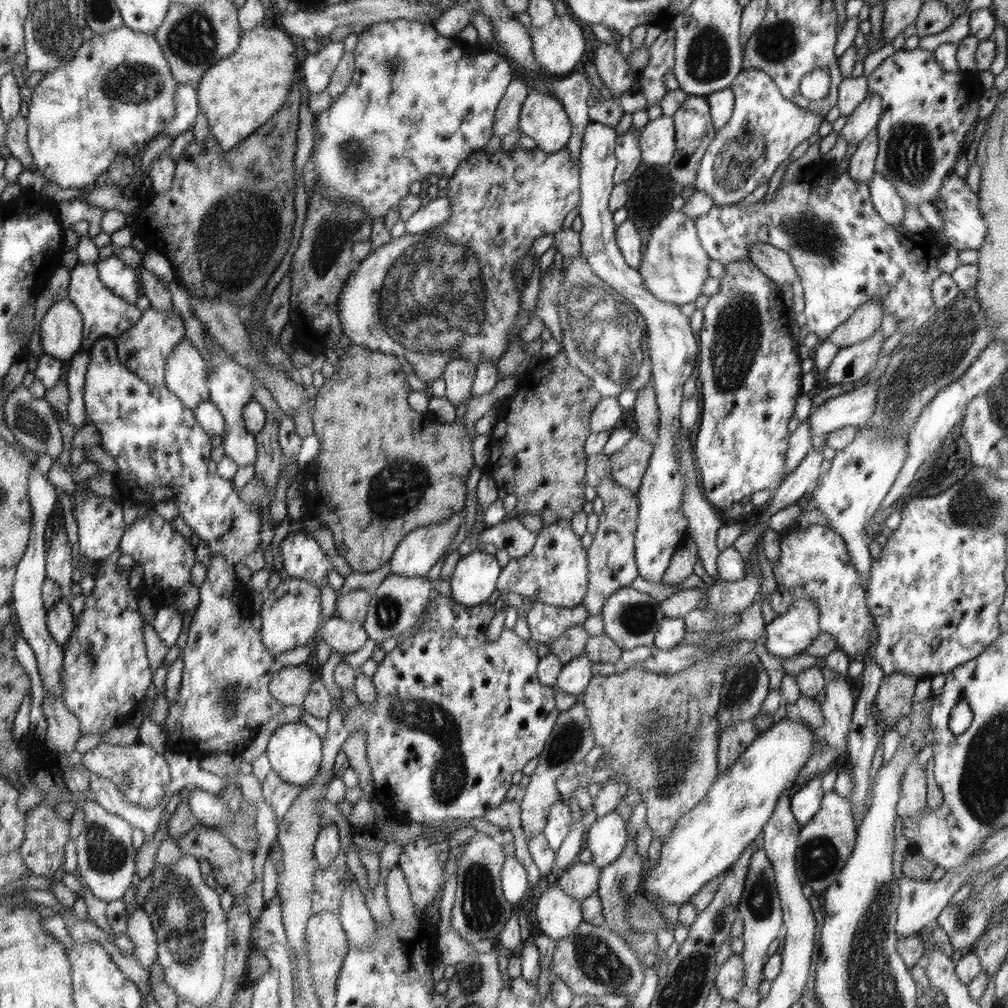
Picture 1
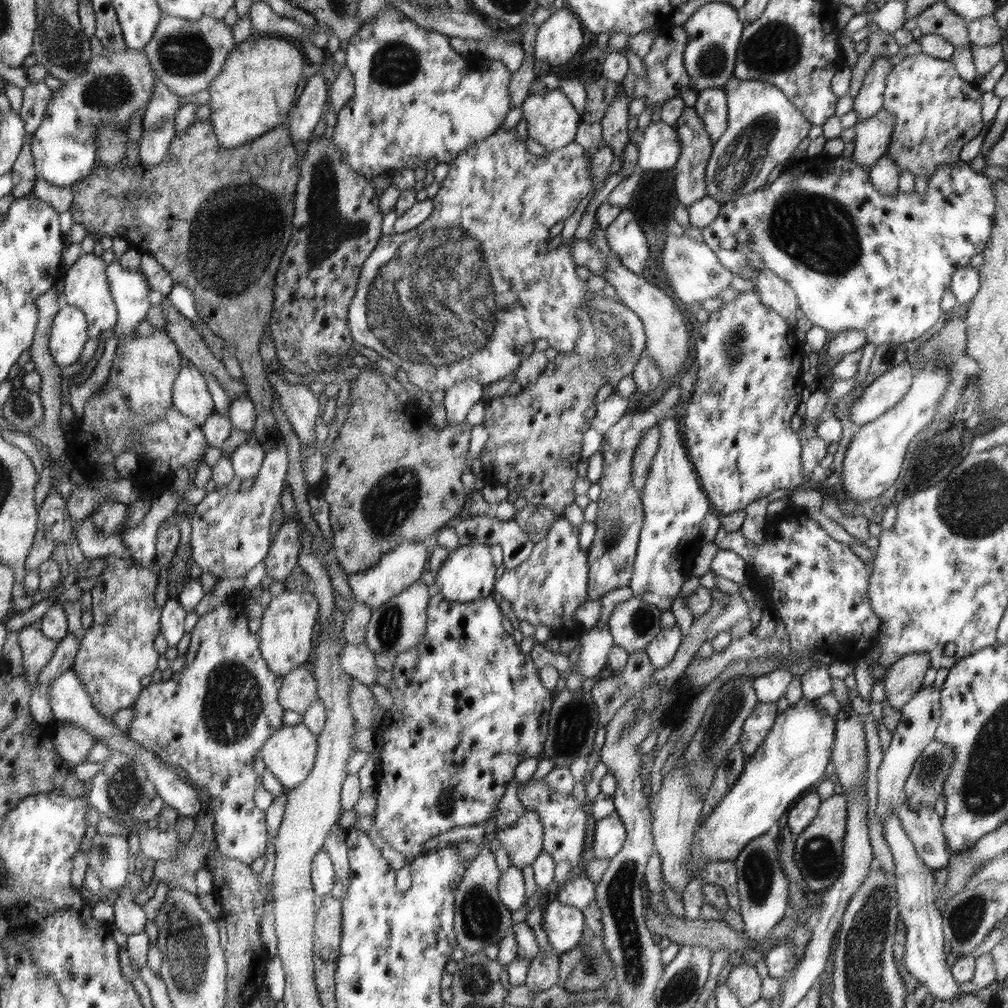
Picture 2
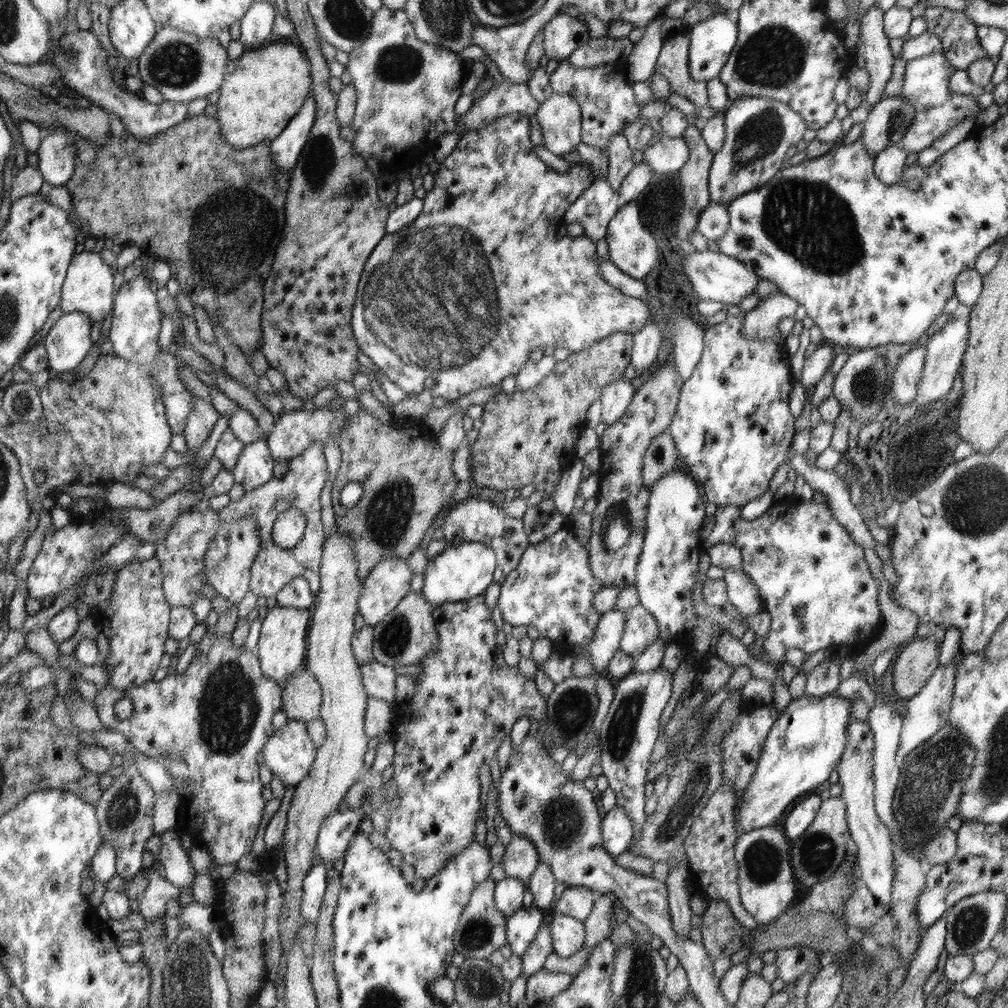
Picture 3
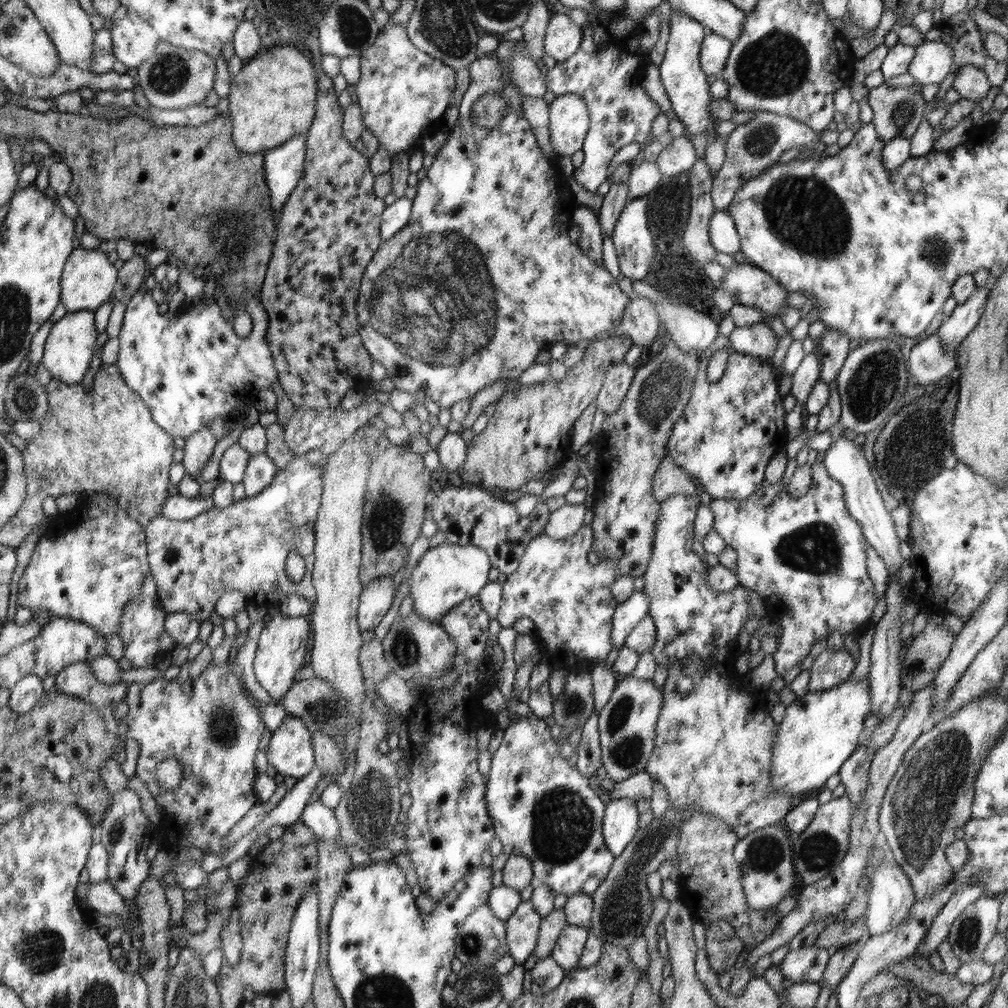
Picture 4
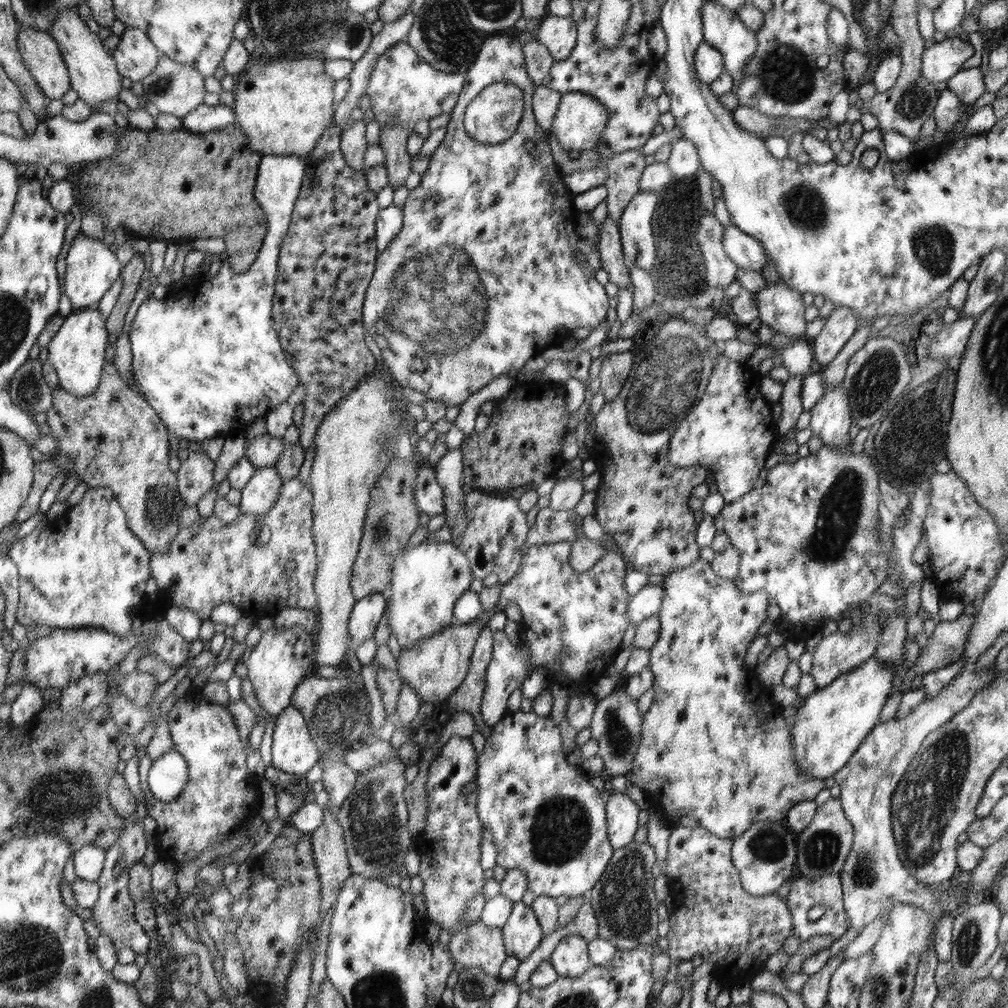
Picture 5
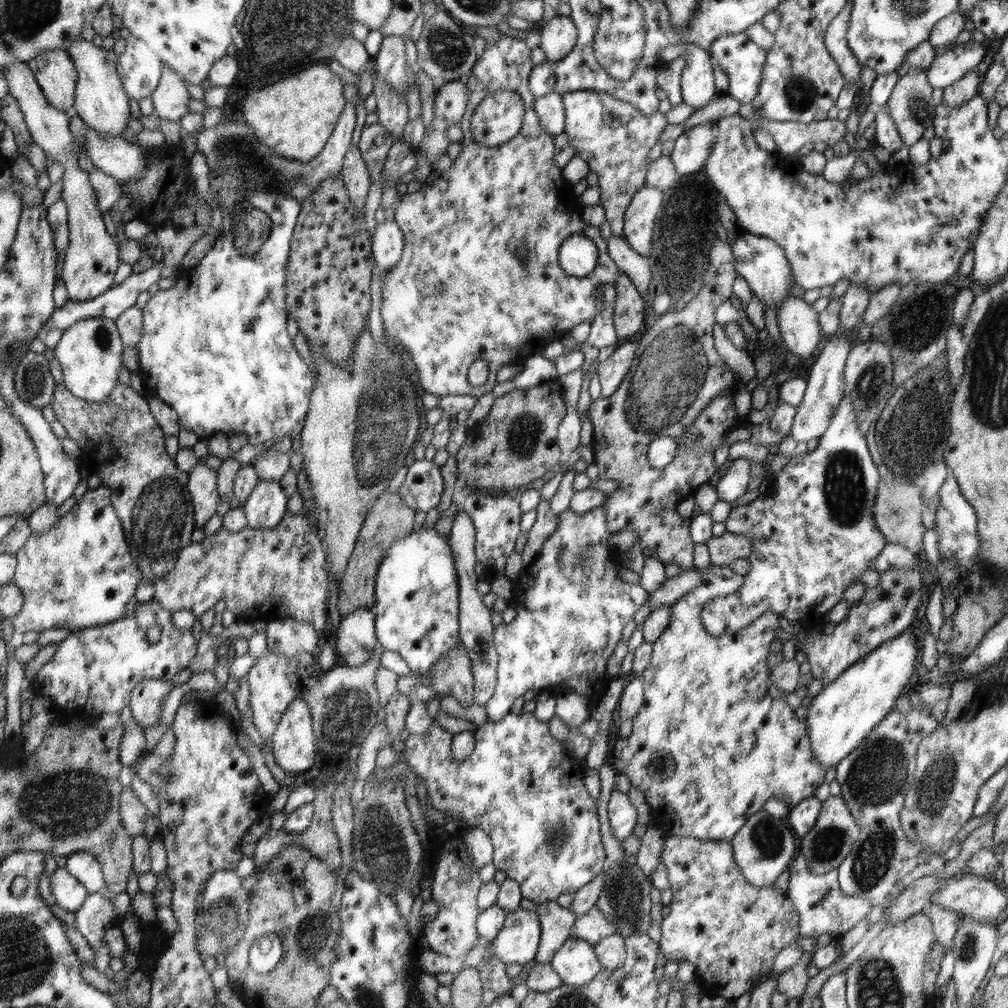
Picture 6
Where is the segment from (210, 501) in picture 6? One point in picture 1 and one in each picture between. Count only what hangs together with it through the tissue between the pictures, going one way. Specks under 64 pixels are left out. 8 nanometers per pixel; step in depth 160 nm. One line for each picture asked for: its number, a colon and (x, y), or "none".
1: (186, 374)
2: (192, 397)
3: (202, 420)
4: (199, 446)
5: (196, 475)

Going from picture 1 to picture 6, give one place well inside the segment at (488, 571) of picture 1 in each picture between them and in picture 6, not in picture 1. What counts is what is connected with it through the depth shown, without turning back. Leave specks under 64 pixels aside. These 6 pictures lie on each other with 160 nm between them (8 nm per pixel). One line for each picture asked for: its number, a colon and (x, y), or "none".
2: (468, 574)
3: (462, 572)
4: (447, 575)
5: (427, 580)
6: (417, 590)

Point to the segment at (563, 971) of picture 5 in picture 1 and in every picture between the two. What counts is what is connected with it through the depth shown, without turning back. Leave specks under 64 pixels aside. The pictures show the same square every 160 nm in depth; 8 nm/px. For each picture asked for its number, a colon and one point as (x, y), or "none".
1: (558, 913)
2: (565, 925)
3: (568, 934)
4: (568, 948)

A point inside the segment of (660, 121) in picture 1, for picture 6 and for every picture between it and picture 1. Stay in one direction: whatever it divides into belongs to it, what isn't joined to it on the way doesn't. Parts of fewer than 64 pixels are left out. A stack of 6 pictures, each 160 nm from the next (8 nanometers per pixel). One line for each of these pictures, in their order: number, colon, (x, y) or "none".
2: (660, 150)
3: (665, 154)
4: (679, 157)
5: (683, 161)
6: (692, 148)

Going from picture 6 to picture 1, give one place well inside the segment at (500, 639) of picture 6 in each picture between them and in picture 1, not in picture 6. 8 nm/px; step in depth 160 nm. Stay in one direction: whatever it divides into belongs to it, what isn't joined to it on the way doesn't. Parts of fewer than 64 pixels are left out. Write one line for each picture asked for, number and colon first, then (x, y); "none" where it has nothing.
1: (555, 573)
2: (547, 589)
3: (552, 589)
4: (569, 600)
5: (572, 624)

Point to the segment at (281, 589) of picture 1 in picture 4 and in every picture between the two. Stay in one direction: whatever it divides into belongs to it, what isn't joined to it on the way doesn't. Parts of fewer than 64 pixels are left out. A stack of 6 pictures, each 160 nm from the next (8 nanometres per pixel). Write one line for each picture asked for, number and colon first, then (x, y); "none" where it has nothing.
2: (286, 634)
3: (282, 643)
4: (282, 646)

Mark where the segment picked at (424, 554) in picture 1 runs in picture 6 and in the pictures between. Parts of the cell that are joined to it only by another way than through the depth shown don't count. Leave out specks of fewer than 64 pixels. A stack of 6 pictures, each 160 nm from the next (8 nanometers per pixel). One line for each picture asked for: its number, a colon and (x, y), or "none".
2: (400, 568)
3: (390, 581)
4: (377, 598)
5: (368, 612)
6: (356, 639)

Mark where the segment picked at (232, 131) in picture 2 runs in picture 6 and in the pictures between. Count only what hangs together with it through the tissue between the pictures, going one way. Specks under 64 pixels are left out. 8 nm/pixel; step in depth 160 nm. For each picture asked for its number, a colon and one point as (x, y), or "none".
3: (263, 91)
4: (274, 98)
5: (284, 108)
6: (295, 116)

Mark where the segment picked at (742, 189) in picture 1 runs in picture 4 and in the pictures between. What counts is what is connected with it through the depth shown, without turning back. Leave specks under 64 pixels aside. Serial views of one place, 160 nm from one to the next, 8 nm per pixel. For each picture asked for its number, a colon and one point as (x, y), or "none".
2: (764, 128)
3: (758, 132)
4: (752, 148)

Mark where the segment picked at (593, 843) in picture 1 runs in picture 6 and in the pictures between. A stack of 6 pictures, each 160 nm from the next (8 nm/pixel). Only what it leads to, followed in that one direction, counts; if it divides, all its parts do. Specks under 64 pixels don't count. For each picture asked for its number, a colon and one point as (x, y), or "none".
2: (610, 834)
3: (617, 829)
4: (620, 821)
5: (622, 814)
6: (622, 814)

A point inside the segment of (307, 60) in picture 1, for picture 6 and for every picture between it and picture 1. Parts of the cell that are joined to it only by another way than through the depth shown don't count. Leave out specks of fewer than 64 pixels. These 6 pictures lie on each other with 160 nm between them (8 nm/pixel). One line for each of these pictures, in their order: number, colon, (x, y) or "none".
2: (309, 109)
3: (286, 148)
4: (284, 166)
5: (209, 360)
6: (215, 347)

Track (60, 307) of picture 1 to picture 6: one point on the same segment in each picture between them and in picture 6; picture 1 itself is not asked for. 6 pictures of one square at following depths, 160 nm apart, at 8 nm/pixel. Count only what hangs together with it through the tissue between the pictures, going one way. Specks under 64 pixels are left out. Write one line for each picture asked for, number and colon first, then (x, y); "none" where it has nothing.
2: (68, 335)
3: (68, 342)
4: (69, 348)
5: (77, 350)
6: (90, 352)

